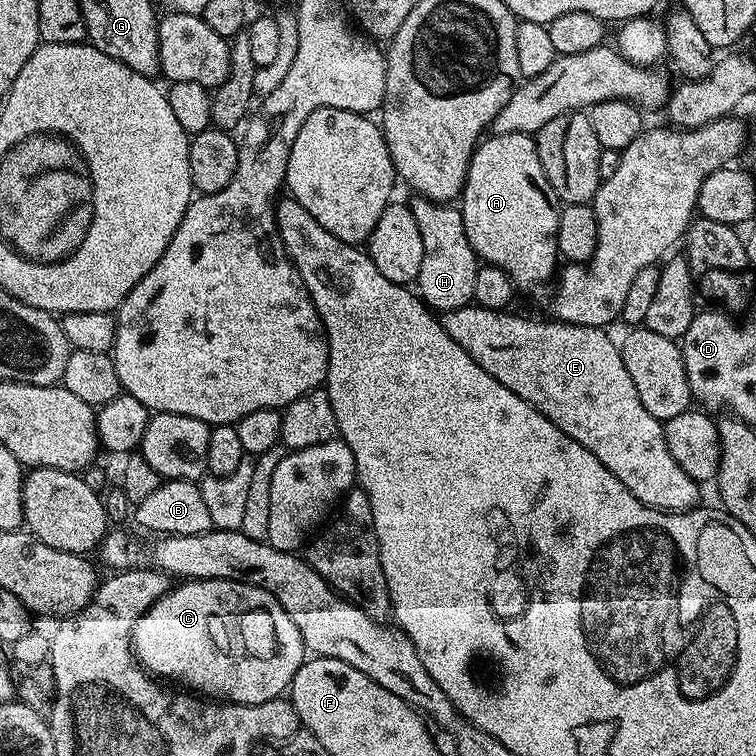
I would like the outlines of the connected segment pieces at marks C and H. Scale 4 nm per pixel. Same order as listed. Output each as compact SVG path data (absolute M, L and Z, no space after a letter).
M188 580L177 584L180 585L177 588L175 585L159 602L150 606L150 610L142 614L142 618L138 618L132 631L132 650L136 653L136 659L140 661L145 672L163 678L165 681L177 680L180 683L177 685L187 686L193 693L203 694L205 697L229 704L261 704L283 697L289 691L294 674L304 665L306 649L302 642L302 634L298 634L298 626L294 626L290 614L282 610L278 601L265 588L260 588L257 584L246 584L243 580Z
M417 195L415 199L416 201L411 201L410 207L414 222L418 222L418 234L422 234L424 251L422 270L418 270L414 281L418 295L429 308L440 314L455 308L469 307L473 303L478 257L470 246L470 238L466 238L466 226L459 207L448 202L428 200L421 195Z

